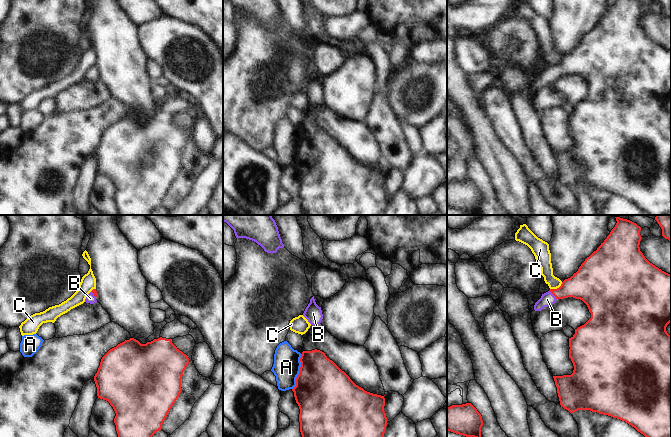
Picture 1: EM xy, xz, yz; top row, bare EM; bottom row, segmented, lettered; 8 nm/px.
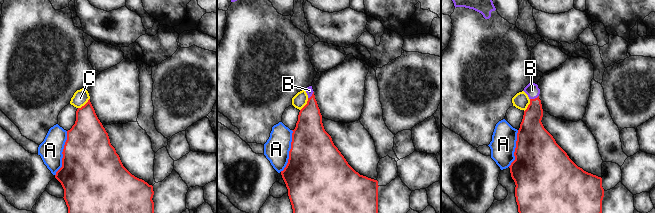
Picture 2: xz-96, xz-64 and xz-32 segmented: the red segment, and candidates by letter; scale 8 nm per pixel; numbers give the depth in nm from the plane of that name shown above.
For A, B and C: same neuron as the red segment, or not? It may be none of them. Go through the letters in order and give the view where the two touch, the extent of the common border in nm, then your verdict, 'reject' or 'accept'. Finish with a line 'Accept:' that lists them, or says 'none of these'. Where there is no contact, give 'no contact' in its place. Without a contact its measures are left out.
A: xz | 300 nm | reject
B: yz | 100 nm | accept
C: yz | 120 nm | reject
Accept: B

